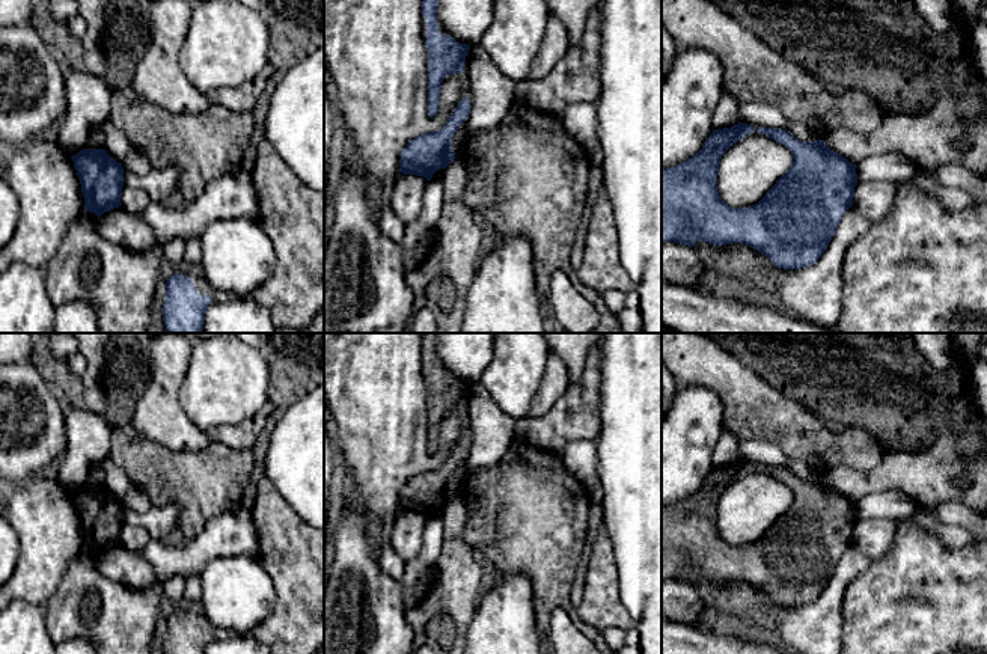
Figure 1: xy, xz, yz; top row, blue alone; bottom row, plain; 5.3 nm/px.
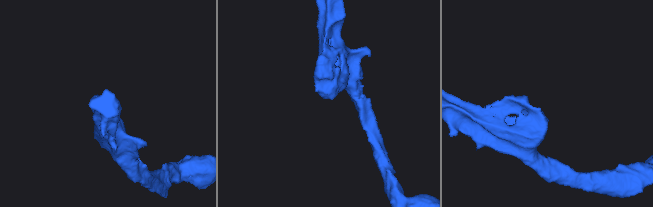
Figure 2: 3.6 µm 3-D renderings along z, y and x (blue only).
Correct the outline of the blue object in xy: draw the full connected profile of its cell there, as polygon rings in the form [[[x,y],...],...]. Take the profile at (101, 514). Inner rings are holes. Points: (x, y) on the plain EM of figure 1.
[[[83,487],[71,494],[77,508],[84,547],[99,555],[121,544],[124,505],[105,487]]]

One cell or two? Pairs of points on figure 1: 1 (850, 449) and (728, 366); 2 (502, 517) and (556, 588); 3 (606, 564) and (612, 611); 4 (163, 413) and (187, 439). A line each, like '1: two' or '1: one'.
1: one
2: one
3: one
4: one

